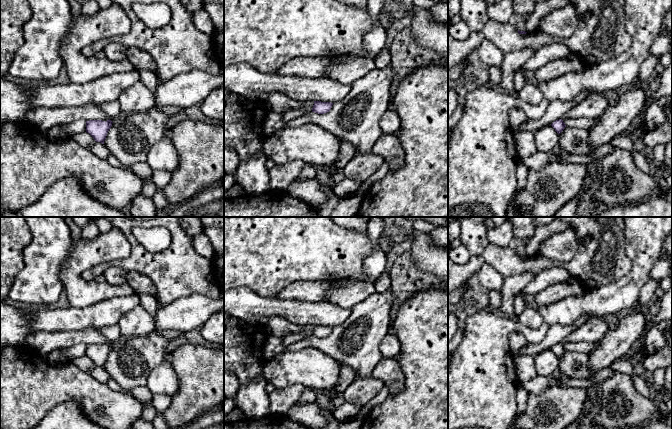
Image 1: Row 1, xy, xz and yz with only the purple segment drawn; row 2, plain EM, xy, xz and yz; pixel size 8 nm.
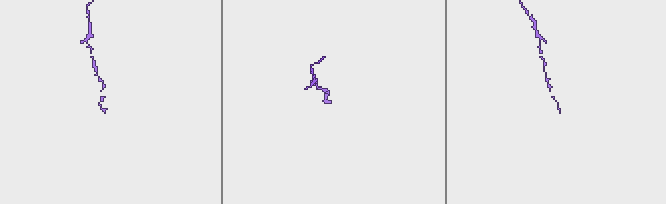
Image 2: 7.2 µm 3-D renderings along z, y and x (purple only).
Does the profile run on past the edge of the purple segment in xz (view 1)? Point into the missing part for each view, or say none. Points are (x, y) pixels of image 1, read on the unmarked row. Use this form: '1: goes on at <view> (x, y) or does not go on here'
1: does not go on here

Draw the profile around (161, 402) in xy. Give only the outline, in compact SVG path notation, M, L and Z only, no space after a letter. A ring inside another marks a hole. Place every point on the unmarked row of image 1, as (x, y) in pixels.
M167 394L155 395L152 399L152 404L158 413L165 411L171 404L172 396Z

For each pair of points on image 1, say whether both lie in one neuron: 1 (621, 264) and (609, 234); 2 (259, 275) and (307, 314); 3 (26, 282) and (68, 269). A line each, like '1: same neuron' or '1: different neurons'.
1: same neuron
2: different neurons
3: different neurons

